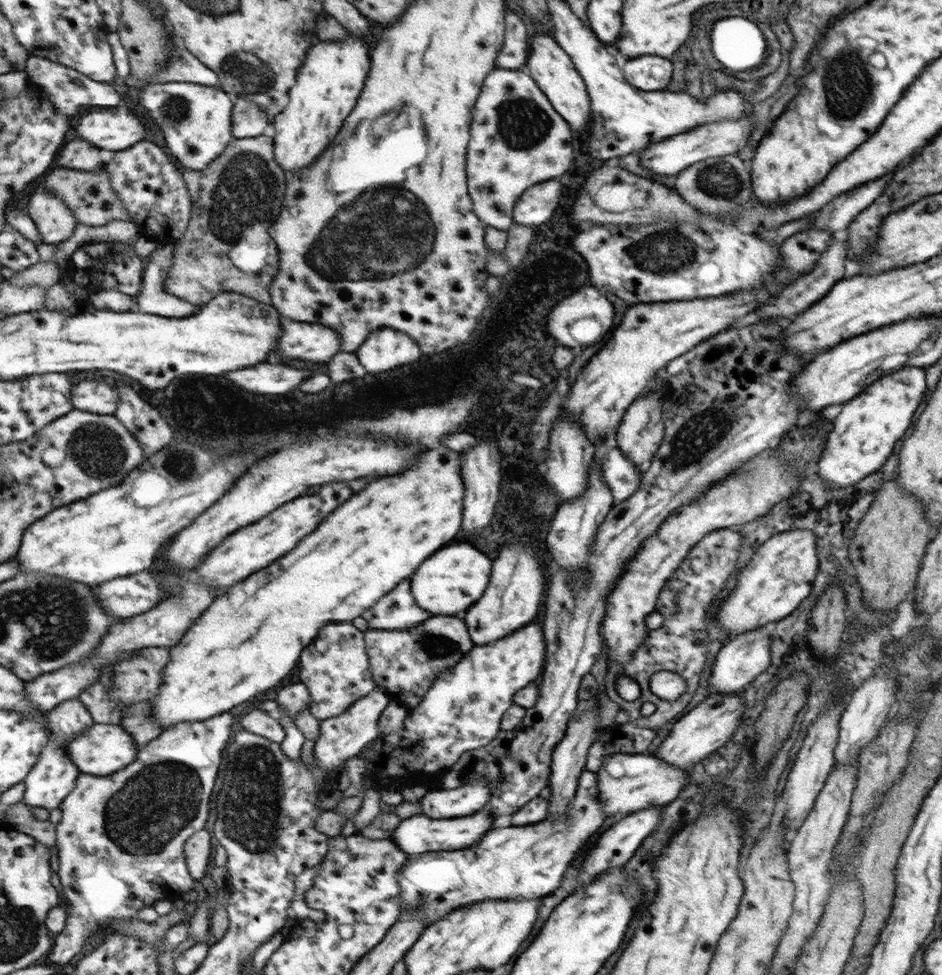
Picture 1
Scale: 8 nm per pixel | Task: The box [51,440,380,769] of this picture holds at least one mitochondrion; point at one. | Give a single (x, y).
(177, 465)

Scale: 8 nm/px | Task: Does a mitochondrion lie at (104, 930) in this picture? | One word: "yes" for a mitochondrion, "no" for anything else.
no

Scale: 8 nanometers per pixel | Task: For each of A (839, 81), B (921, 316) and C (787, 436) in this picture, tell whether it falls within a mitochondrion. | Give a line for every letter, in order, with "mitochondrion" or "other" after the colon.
A: mitochondrion
B: other
C: other

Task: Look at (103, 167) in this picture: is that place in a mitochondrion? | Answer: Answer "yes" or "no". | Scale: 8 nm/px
no

